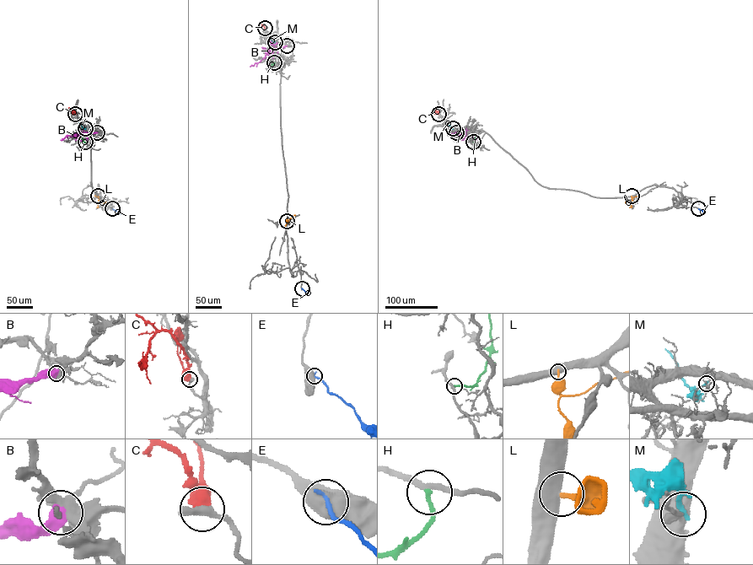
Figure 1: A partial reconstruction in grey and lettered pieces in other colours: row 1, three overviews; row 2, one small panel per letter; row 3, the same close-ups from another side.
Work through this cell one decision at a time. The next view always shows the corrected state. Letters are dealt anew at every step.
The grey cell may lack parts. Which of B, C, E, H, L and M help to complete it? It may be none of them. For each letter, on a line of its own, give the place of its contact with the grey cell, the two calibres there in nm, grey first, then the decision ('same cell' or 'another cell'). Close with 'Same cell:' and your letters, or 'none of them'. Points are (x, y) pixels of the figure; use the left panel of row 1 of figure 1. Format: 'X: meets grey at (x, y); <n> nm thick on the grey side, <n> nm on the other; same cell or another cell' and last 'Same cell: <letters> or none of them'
B: meets grey at (97, 132); 550 nm thick on the grey side, 650 nm on the other; another cell
C: meets grey at (75, 114); 440 nm thick on the grey side, 750 nm on the other; another cell
E: meets grey at (112, 208); 750 nm thick on the grey side, 200 nm on the other; another cell
H: meets grey at (85, 142); 220 nm thick on the grey side, 200 nm on the other; another cell
L: meets grey at (98, 196); 750 nm thick on the grey side, 190 nm on the other; another cell
M: meets grey at (85, 128); 190 nm thick on the grey side, 220 nm on the other; another cell
Same cell: none of them

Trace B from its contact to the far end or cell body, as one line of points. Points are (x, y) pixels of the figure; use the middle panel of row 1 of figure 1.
B: (287, 45), (271, 51), (260, 61), (250, 67)

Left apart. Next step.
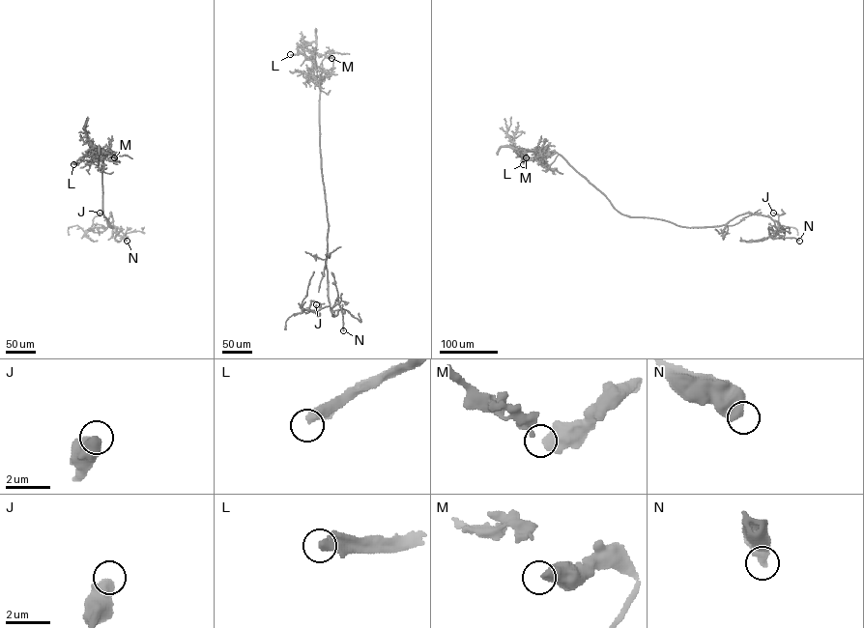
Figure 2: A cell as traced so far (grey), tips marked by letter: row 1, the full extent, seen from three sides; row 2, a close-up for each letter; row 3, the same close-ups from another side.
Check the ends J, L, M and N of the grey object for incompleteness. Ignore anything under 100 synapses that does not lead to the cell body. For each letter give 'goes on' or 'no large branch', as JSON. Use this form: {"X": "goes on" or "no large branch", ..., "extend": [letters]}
{"J": "no large branch", "L": "goes on", "M": "no large branch", "N": "no large branch", "extend": ["L"]}

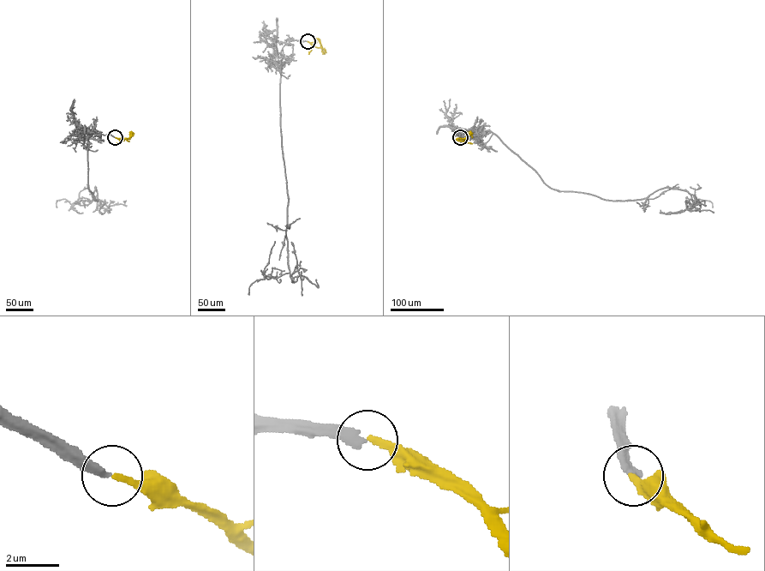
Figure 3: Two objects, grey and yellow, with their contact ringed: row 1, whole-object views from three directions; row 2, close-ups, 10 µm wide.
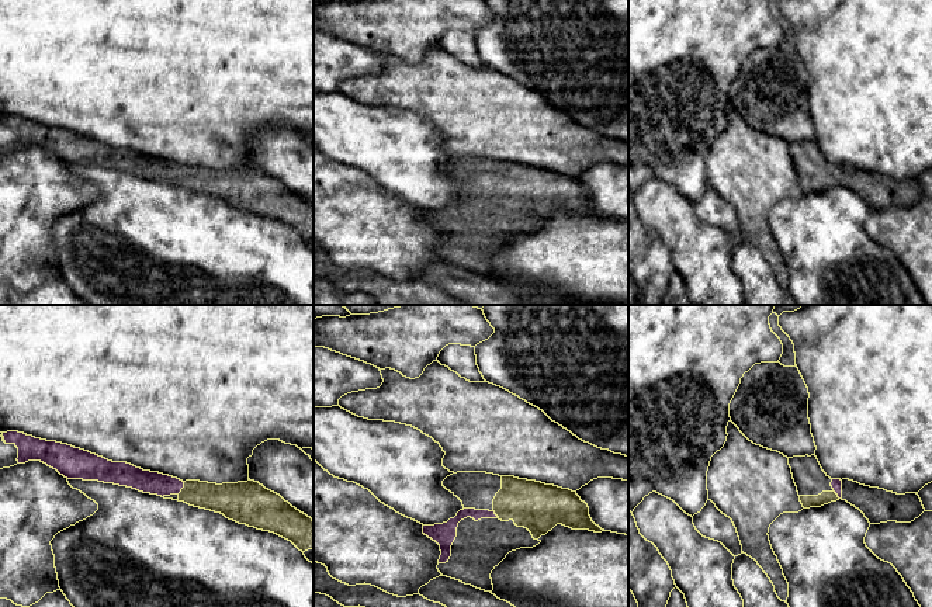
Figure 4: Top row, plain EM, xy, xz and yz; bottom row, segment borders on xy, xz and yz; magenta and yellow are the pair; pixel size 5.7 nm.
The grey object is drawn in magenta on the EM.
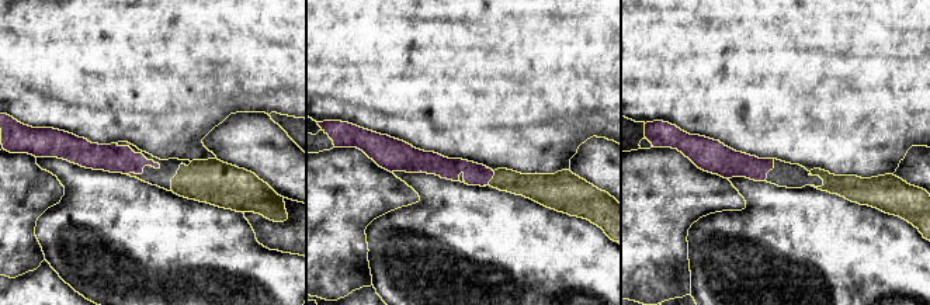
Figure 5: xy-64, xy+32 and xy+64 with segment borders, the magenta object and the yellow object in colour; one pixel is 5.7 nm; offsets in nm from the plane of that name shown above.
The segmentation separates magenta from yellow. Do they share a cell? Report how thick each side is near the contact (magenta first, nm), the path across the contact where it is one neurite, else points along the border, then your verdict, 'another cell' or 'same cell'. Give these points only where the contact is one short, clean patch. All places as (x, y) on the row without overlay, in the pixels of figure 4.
130 nm thick on the magenta side, 170 nm on the other; runs through xy (158, 169), (183, 172), (189, 177), (225, 183); same cell

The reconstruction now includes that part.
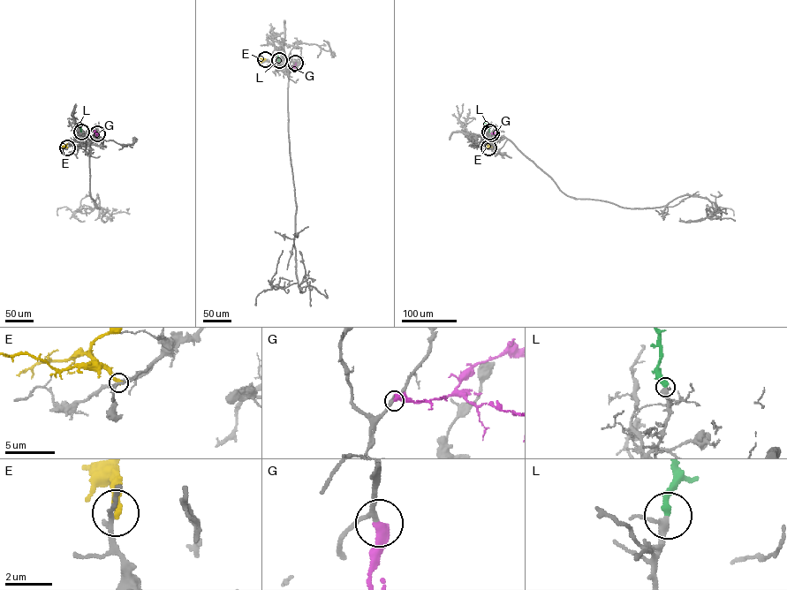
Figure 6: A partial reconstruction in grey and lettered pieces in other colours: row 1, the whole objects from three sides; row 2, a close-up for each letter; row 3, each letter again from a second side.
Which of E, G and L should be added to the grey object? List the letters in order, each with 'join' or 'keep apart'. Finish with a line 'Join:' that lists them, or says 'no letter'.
E: keep apart
G: join
L: join
Join: G, L

